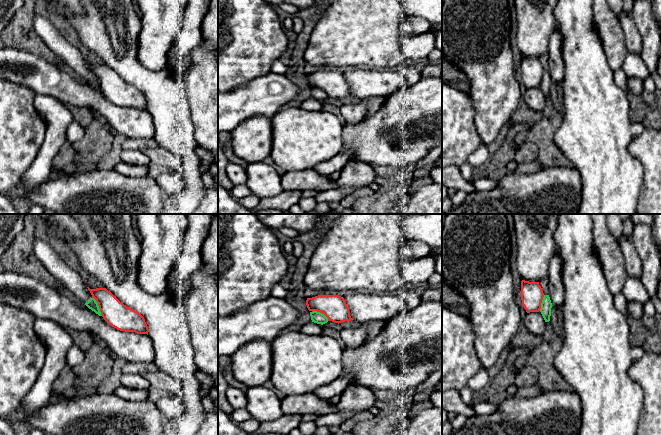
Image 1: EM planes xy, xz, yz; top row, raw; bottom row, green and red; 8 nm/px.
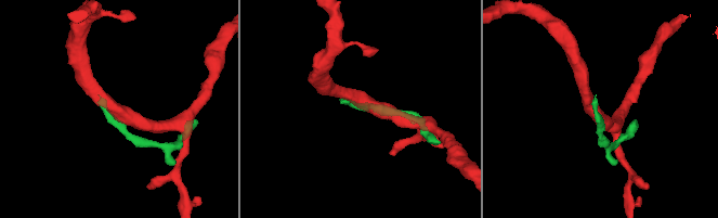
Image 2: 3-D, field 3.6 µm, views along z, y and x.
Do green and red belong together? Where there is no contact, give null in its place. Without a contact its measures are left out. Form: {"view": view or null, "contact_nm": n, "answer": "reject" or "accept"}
{"view": "xy", "contact_nm": 170, "answer": "reject"}

